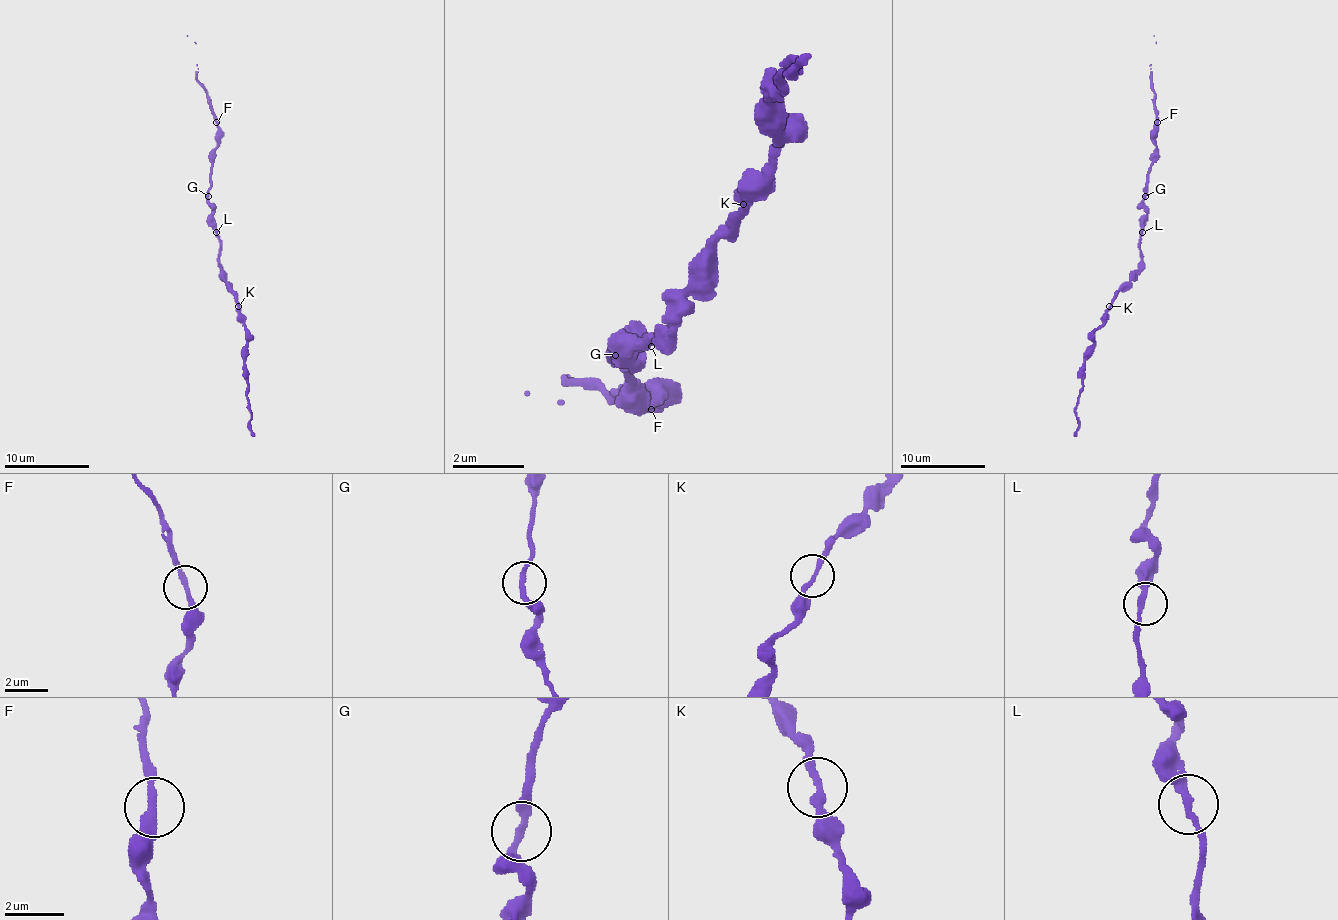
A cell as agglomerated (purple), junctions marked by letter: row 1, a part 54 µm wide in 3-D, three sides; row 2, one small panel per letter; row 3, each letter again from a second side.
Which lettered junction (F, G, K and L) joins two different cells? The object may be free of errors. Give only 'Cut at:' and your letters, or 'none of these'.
Cut at: K

